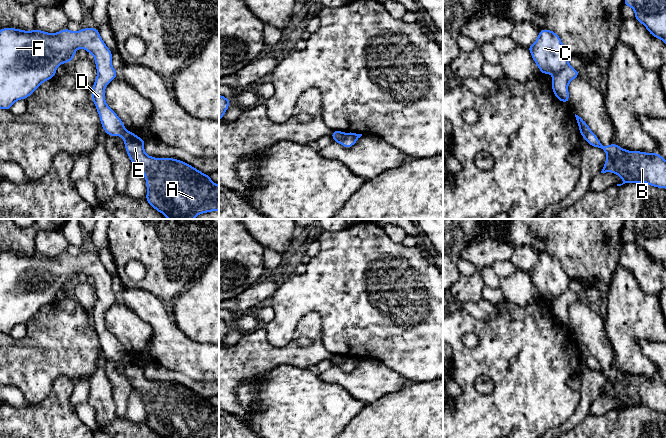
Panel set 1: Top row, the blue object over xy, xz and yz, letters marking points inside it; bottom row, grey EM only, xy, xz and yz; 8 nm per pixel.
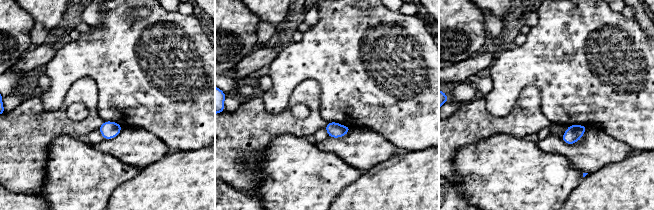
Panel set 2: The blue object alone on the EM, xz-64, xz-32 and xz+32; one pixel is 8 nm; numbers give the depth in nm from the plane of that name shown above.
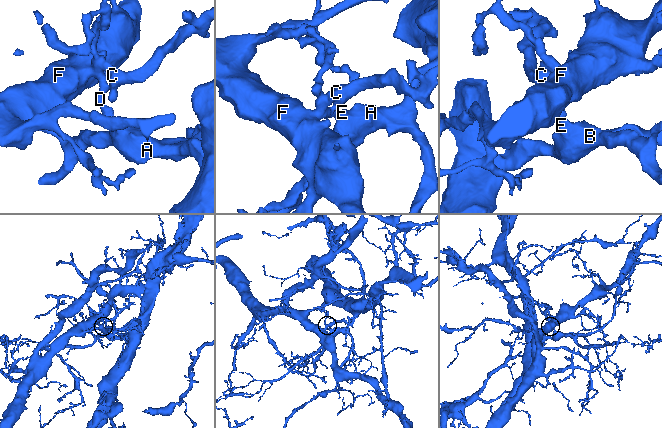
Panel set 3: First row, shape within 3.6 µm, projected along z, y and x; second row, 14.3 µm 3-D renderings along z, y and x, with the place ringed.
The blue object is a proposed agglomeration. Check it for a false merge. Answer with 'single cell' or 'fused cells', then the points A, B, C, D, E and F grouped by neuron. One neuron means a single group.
fused cells; A B E / C D F

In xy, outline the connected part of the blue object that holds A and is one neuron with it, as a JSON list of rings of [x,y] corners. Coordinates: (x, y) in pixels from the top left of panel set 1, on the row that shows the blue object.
[[[131,131],[122,134],[125,150],[136,168],[143,172],[146,180],[146,201],[167,219],[194,219],[196,216],[219,211],[219,185],[209,175],[190,164],[174,158],[156,158],[146,154],[145,141]]]

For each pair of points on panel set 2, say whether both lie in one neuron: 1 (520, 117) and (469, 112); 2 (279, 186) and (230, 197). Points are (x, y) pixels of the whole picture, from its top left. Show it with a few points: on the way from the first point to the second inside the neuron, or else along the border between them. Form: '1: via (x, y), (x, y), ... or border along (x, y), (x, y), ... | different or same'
1: via (507, 123), (482, 123) | same
2: border along (247, 193), (259, 199) | different

